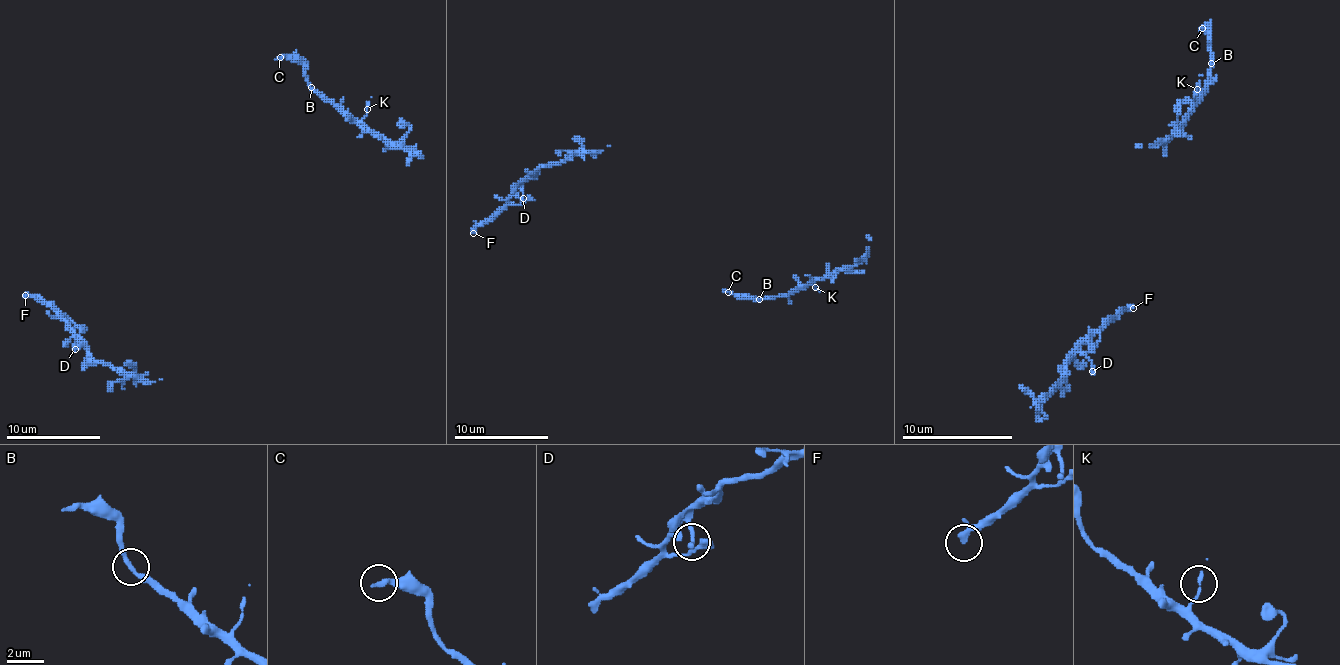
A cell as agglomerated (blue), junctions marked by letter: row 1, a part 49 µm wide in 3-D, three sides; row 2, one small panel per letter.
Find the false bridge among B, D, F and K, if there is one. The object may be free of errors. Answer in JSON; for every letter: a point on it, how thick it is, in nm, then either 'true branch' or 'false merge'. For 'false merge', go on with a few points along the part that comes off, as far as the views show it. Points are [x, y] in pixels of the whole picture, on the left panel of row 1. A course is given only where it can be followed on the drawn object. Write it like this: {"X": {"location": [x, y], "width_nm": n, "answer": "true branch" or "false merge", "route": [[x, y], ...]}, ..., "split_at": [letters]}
{"B": {"location": [311, 87], "width_nm": 240, "answer": "true branch"}, "D": {"location": [75, 349], "width_nm": 280, "answer": "true branch"}, "F": {"location": [25, 295], "width_nm": 240, "answer": "true branch"}, "K": {"location": [367, 109], "width_nm": 150, "answer": "true branch"}, "split_at": []}

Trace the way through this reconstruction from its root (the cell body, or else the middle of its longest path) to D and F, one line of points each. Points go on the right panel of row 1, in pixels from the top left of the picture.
D: (1044, 399), (1039, 402), (1078, 352), (1092, 363), (1092, 371)
F: (1044, 399), (1039, 402), (1061, 377), (1064, 366), (1075, 352), (1116, 313), (1133, 308)

